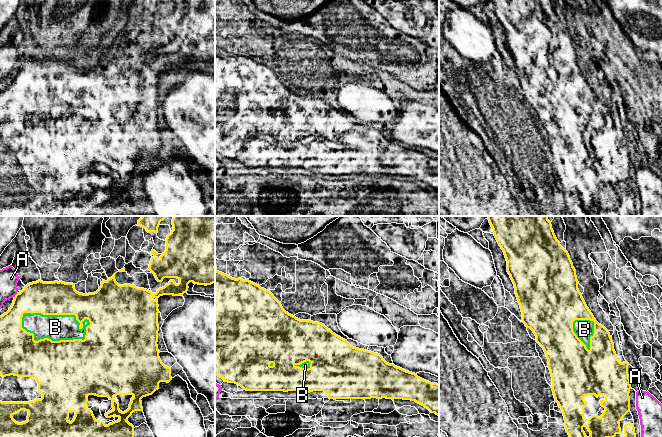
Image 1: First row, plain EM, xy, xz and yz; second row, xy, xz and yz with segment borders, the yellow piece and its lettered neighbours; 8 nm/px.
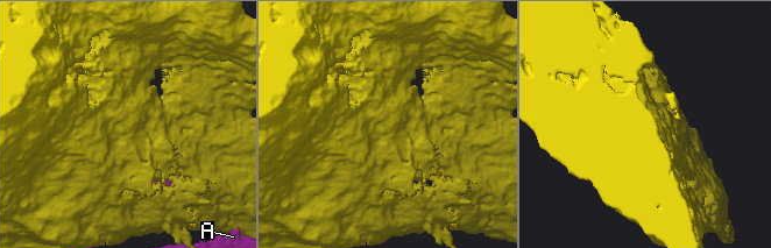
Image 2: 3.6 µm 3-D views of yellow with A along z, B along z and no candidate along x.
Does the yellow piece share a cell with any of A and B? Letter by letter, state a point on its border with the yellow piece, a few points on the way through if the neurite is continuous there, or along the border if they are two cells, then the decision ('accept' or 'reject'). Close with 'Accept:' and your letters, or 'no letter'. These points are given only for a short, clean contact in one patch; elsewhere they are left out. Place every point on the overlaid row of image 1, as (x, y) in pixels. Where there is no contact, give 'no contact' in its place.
A: xy (16, 294) | reject
B: xy (57, 314) | accept
Accept: B

